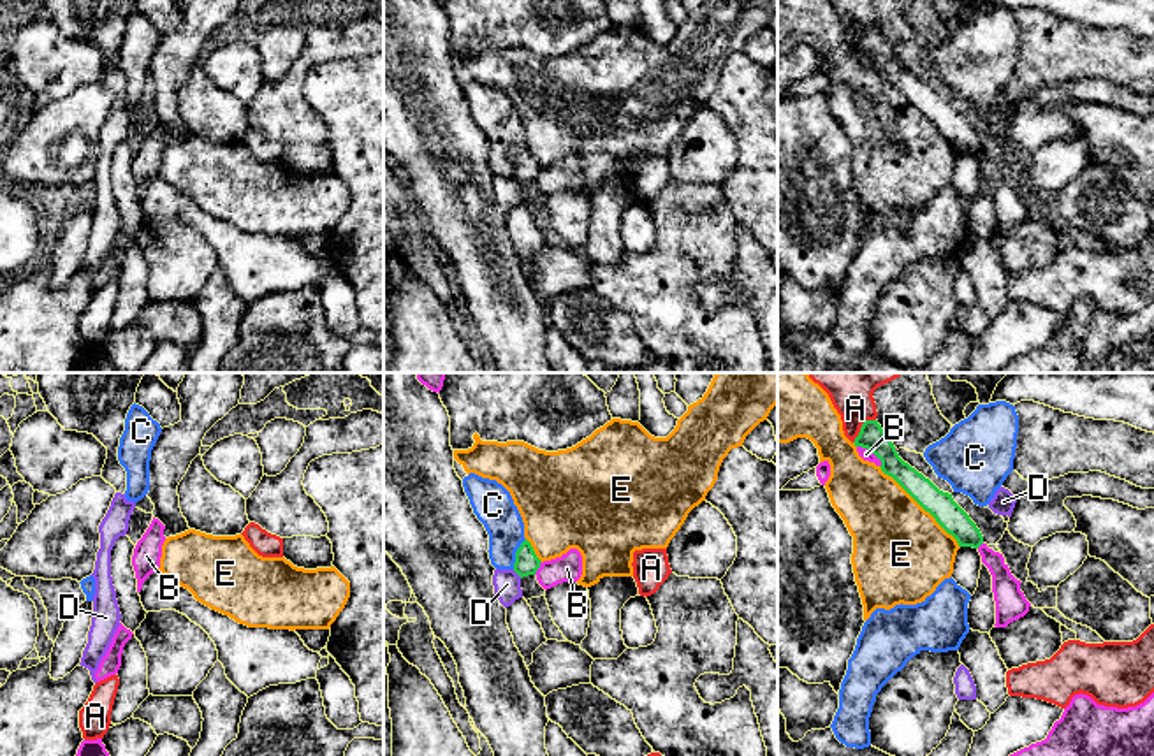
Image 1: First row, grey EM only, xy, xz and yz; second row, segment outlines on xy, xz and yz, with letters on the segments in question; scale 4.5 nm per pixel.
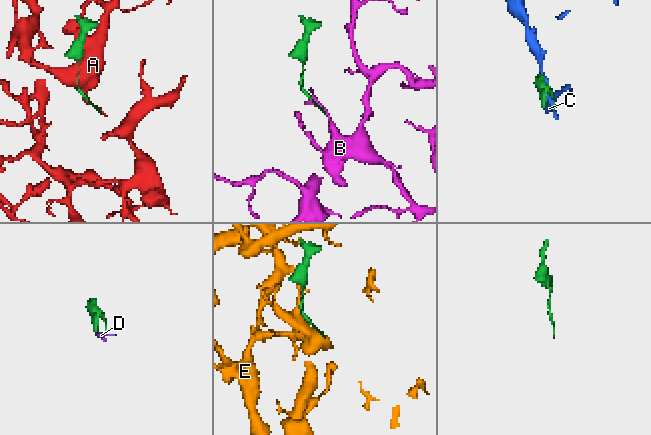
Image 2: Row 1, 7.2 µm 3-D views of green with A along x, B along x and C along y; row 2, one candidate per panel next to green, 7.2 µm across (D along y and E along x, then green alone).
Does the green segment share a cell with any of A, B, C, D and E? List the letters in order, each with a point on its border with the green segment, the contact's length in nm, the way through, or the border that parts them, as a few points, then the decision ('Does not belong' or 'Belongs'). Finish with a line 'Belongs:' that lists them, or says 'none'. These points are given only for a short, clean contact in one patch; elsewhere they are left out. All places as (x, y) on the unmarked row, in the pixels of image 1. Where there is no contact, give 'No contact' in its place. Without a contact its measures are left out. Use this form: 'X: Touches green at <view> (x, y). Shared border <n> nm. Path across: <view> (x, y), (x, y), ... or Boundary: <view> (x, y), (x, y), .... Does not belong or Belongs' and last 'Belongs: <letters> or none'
A: Touches green at yz (861, 34). Shared border 160 nm. Does not belong
B: Touches green at yz (871, 57). Shared border 150 nm. Does not belong
C: Touches green at xz (516, 160). Shared border 160 nm. Does not belong
D: Touches green at xz (518, 180). Shared border 60 nm. Boundary: xz (512, 176), (521, 183). Does not belong
E: Touches green at yz (920, 111). Shared border 550 nm. Does not belong
Belongs: none

